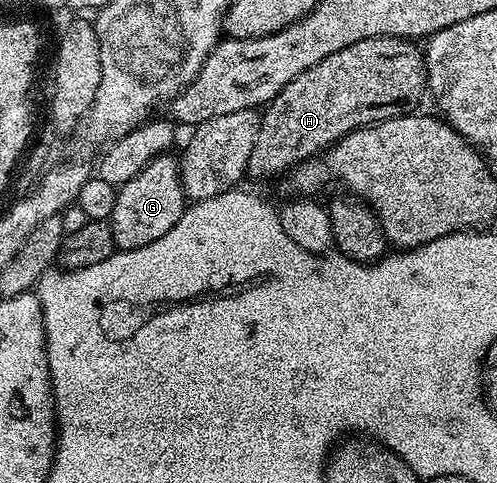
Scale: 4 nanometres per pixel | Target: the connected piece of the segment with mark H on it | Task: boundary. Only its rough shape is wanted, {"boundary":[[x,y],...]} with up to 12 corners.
{"boundary":[[365,38],[262,109],[247,176],[288,173],[414,113],[427,57]]}

